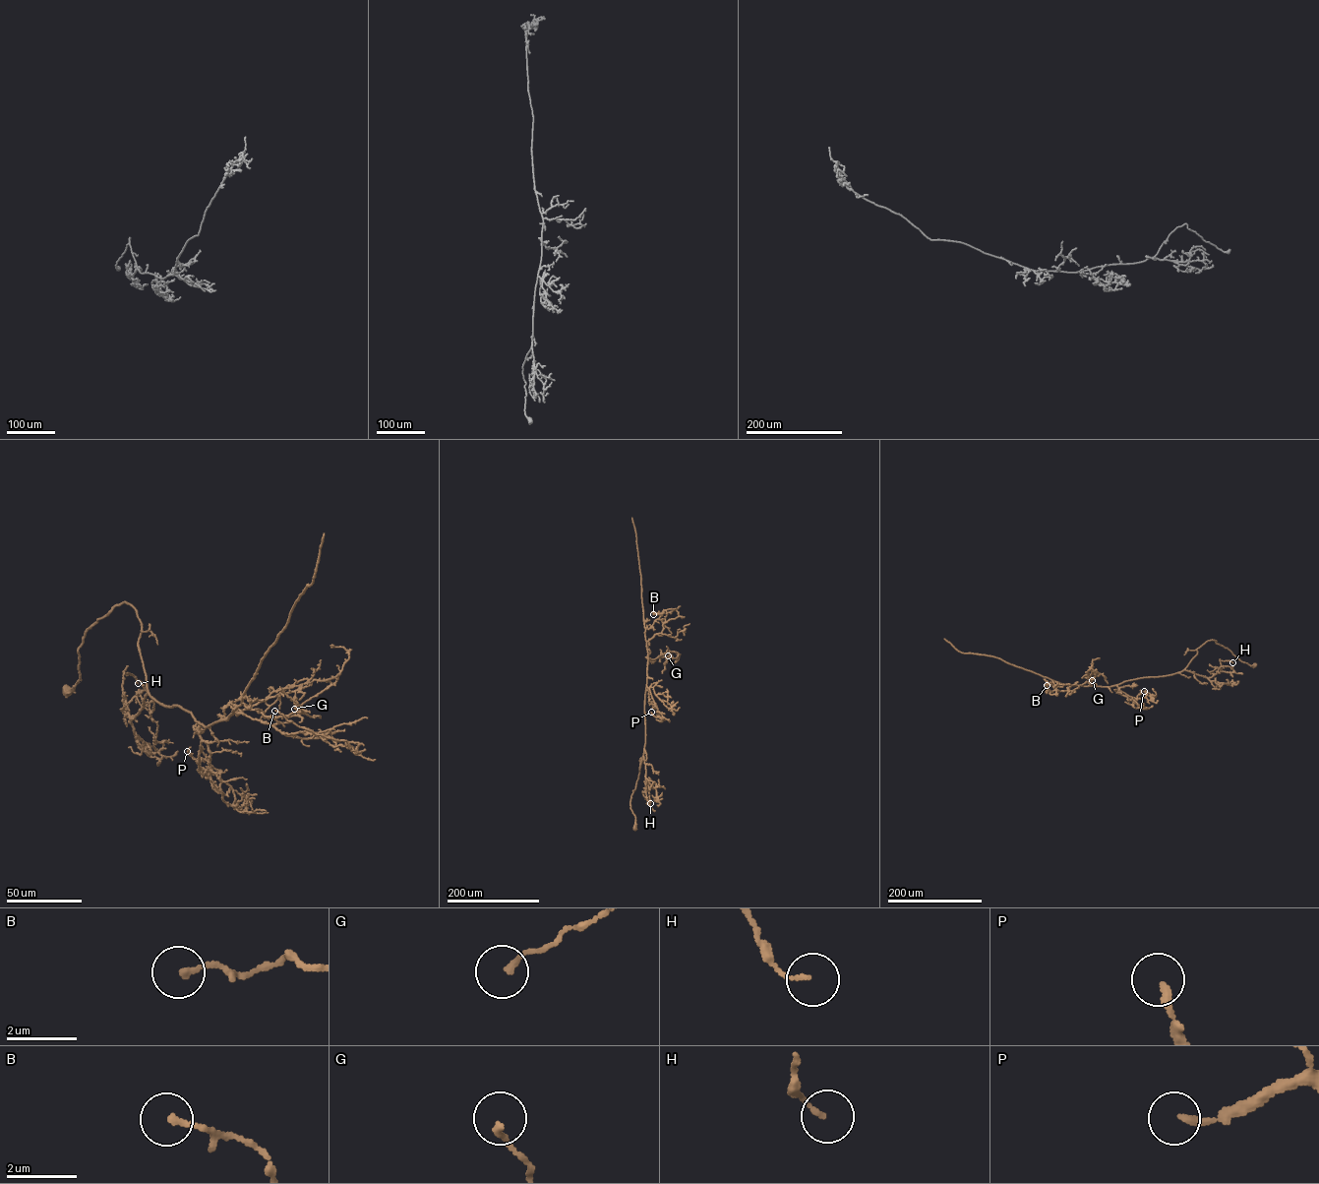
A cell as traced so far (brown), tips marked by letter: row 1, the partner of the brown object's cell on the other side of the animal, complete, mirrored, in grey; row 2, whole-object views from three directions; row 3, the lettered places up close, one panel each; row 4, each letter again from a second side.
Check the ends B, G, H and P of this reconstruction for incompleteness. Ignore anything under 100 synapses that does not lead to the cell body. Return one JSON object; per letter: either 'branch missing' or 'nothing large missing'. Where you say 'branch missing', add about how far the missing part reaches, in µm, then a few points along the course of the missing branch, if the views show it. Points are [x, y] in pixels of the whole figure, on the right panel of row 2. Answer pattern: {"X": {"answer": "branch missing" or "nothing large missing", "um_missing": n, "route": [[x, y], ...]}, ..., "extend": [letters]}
{"B": {"answer": "nothing large missing"}, "G": {"answer": "nothing large missing"}, "H": {"answer": "nothing large missing"}, "P": {"answer": "nothing large missing"}, "extend": []}

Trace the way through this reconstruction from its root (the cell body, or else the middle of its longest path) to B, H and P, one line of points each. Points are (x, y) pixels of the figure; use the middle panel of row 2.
B: (634, 828), (629, 802), (645, 744), (646, 642), (661, 632), (667, 612), (653, 614)
H: (634, 828), (635, 817), (630, 799), (643, 756), (646, 782), (642, 793), (650, 803)
P: (634, 828), (635, 817), (629, 802), (643, 758), (647, 687), (662, 718), (651, 712)

